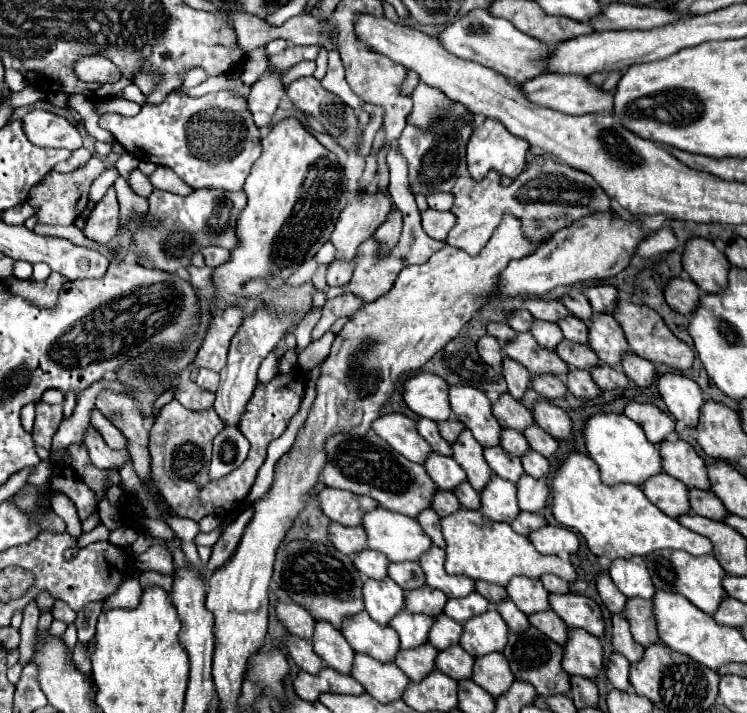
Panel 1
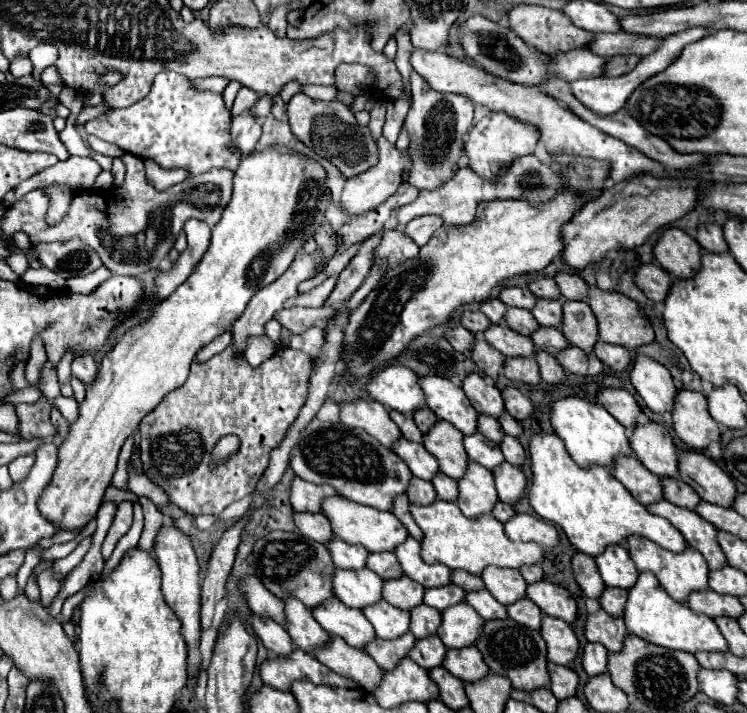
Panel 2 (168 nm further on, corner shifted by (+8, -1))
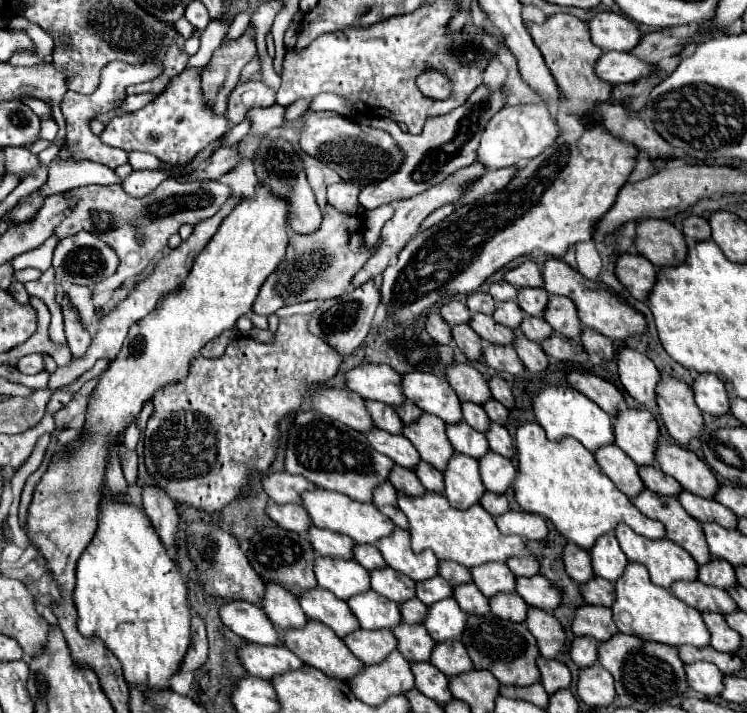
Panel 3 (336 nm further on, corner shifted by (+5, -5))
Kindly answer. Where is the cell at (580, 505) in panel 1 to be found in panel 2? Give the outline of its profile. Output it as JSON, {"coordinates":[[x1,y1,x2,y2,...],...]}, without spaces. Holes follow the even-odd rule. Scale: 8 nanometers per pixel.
{"coordinates":[[536,435,530,441,530,461,532,461,532,483,530,483,530,505,534,511,550,523,564,529,570,543,586,555,600,555,608,545,622,545,630,535,640,535,652,543,682,553,688,549,684,537,678,529,672,529,668,521,652,515,644,505,640,505,628,489,612,477,608,469,580,469,572,461,564,447,564,441,556,435]]}

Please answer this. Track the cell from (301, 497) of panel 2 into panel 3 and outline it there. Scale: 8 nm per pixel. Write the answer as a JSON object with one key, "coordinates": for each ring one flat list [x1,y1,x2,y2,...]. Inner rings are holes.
{"coordinates":[[287,471,279,473,267,473,261,477,263,491,275,501,275,503,301,503,299,493,307,489,315,489,311,481,307,481,301,475,291,475]]}

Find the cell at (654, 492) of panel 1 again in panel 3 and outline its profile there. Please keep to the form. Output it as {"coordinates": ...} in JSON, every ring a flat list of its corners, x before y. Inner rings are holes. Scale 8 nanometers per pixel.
{"coordinates":[[605,445,603,449,597,449,595,461,603,469,603,473,615,483,615,487,627,497,635,497,639,489,643,489,637,465,617,445]]}

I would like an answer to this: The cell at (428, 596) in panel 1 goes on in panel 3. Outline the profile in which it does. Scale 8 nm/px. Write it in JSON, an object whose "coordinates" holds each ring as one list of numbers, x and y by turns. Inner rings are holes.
{"coordinates":[[391,567,375,569,369,575,371,575,371,589,395,603,407,601,415,595,415,581,411,581,403,573,397,573]]}

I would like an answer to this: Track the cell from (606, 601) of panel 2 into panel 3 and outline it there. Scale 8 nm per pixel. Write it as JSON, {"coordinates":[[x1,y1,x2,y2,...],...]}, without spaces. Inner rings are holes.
{"coordinates":[[593,577,591,581,583,583,581,595,583,595,585,603,591,603,591,605,611,607,611,601,615,601,613,583,609,583,607,579,601,579,601,577]]}

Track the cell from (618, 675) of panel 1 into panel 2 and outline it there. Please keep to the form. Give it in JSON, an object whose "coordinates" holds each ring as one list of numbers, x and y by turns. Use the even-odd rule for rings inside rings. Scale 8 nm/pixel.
{"coordinates":[[588,643,584,647,582,665,590,677,608,673,608,651,606,651,606,647,600,643]]}

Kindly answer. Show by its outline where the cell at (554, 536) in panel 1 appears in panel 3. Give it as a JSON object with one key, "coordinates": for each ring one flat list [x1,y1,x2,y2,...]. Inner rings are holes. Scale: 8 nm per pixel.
{"coordinates":[[507,511,495,517,495,523,505,535,519,535,529,541,539,541,547,535,547,523,541,515,531,515,527,511]]}

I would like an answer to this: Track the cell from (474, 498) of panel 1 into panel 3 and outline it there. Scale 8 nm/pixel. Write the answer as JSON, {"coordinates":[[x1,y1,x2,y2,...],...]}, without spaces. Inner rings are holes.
{"coordinates":[[419,461,413,471,415,471,415,475,417,475,419,481,421,481,421,485,423,485,427,491,437,491,437,493,443,491,443,475,441,475,441,471,437,471,433,465,429,465,429,463,425,463,425,461]]}

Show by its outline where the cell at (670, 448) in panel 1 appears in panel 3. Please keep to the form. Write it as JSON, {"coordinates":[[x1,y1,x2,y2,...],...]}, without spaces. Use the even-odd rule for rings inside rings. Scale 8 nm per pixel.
{"coordinates":[[621,409,613,417,615,445,623,449,637,465,655,463,655,445,659,427,653,415,645,409]]}

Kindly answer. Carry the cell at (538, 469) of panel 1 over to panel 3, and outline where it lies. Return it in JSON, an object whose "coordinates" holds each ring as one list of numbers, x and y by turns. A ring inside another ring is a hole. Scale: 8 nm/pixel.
{"coordinates":[[491,421,489,429,485,431,485,437,487,437,489,447,491,447,495,453,499,453,499,455,503,455,503,457,509,457,509,459,513,457,515,447,513,447,513,441,511,441,511,435,507,433,507,429,505,429,503,425]]}

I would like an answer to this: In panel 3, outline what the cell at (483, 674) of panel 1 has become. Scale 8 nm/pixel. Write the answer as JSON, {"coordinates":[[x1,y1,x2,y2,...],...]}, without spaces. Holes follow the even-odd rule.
{"coordinates":[[461,641,435,643,429,661,447,677,453,677,453,675,459,675,459,673,473,669,471,659,467,657,467,649,463,647]]}

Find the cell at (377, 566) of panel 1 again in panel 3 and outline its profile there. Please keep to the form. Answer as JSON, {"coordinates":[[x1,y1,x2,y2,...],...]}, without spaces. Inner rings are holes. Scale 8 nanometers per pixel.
{"coordinates":[[311,525,307,529,307,537,309,537,313,551,319,555,351,559,351,549,353,549,355,541,351,541,351,537,347,537,343,533,333,533,329,529,319,529,319,527]]}

